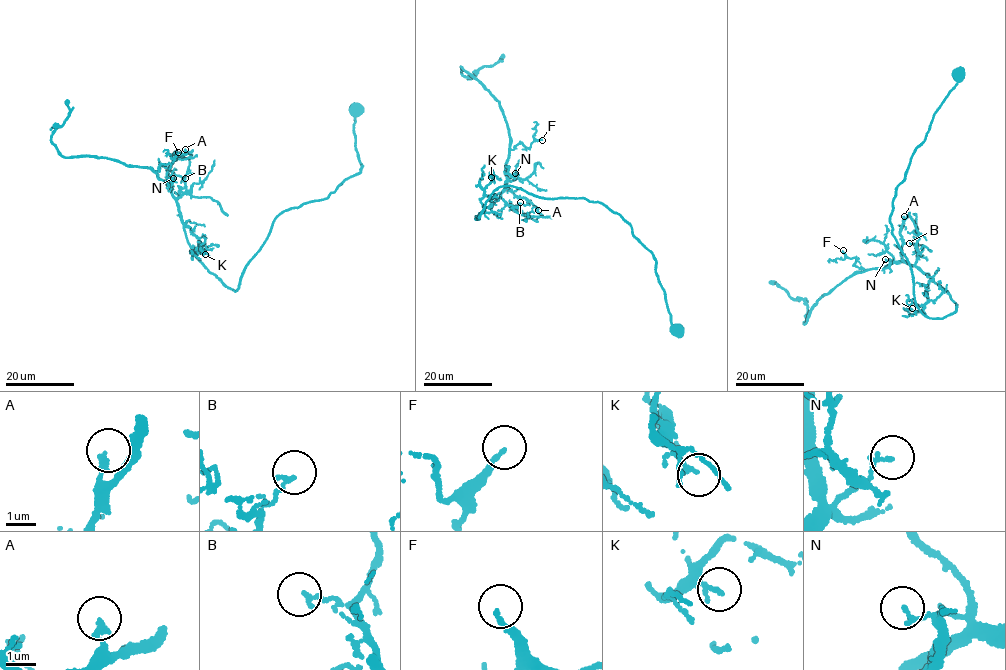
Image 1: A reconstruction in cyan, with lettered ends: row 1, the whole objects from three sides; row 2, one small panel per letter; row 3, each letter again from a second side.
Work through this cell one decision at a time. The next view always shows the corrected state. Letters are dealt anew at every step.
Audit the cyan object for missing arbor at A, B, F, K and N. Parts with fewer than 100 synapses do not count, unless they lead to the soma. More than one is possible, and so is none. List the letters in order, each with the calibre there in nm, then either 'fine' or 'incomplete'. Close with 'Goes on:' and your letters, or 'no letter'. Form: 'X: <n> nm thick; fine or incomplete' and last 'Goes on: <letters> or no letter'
A: 170 nm thick; fine
B: 170 nm thick; fine
F: 180 nm thick; fine
K: 130 nm thick; fine
N: 160 nm thick; fine
Goes on: no letter

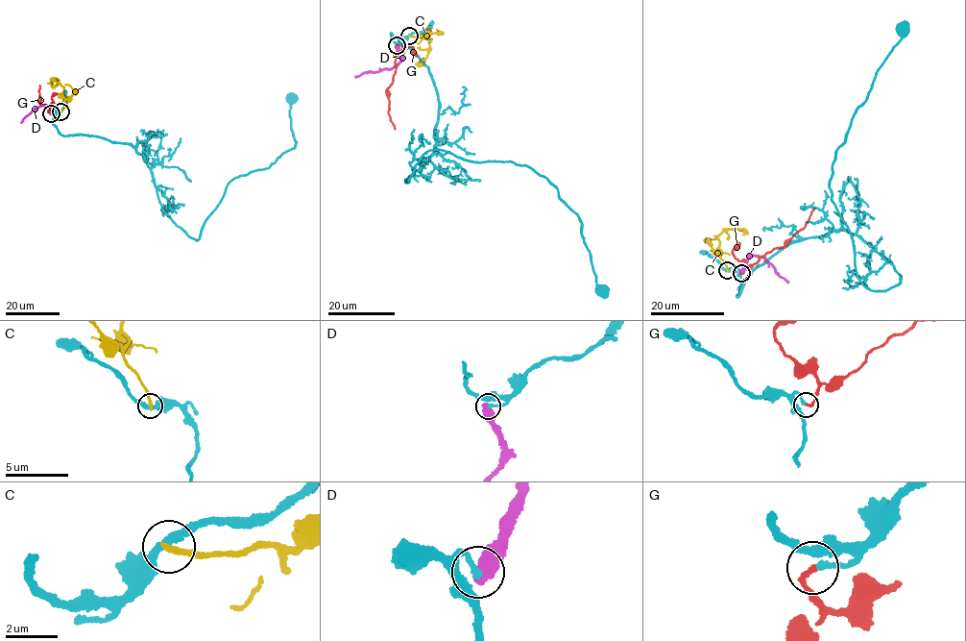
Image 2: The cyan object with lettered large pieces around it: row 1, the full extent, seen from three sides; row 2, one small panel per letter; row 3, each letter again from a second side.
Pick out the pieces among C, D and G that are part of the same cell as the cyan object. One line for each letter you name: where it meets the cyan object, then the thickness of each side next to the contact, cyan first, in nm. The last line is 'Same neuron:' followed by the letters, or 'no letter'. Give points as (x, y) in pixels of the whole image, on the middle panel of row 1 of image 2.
G: meets cyan at (397, 45); 190 nm thick on the cyan side, 190 nm on the other
Same neuron: G

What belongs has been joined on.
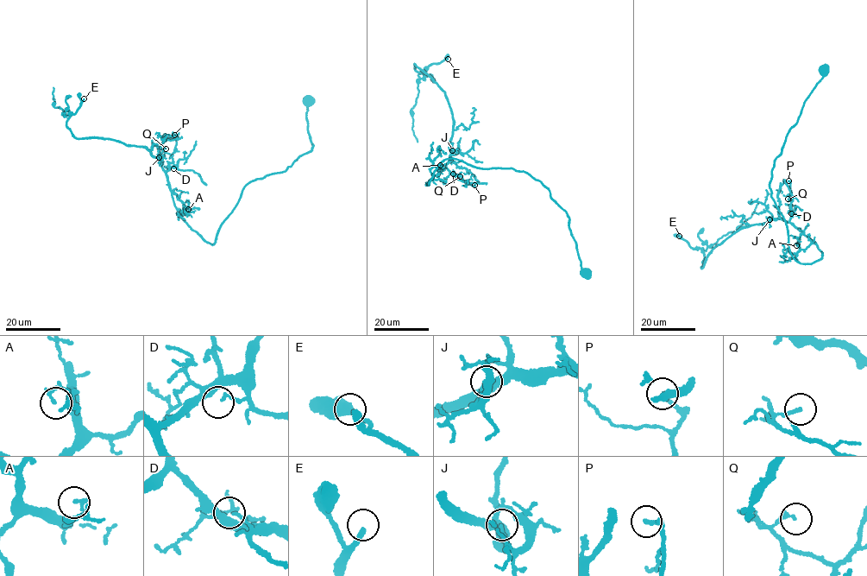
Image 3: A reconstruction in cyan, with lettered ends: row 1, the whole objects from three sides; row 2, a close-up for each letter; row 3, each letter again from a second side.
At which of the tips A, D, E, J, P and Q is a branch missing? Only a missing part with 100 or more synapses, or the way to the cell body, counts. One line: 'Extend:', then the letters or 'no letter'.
Extend: E

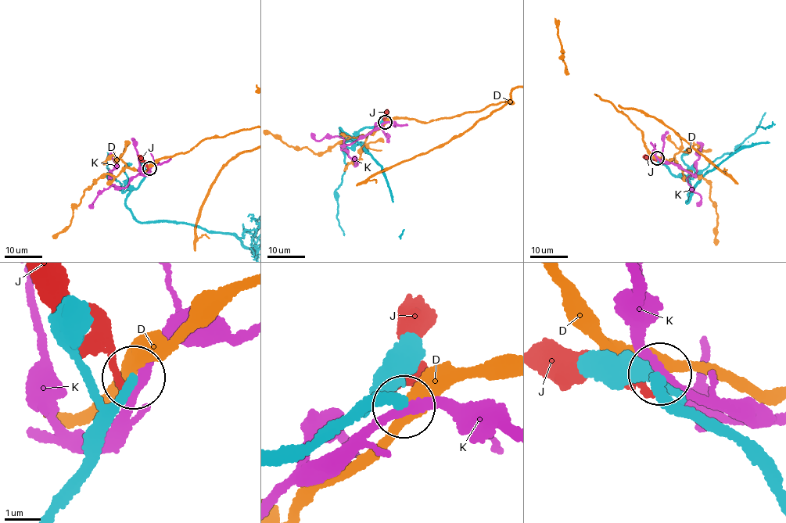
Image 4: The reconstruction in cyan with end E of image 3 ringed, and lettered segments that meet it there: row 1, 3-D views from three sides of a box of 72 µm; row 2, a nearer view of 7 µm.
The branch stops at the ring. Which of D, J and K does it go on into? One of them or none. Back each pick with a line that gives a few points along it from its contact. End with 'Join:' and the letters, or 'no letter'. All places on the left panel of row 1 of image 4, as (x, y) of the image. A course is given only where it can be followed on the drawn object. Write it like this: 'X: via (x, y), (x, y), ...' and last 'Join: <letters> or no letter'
Join: no letter

